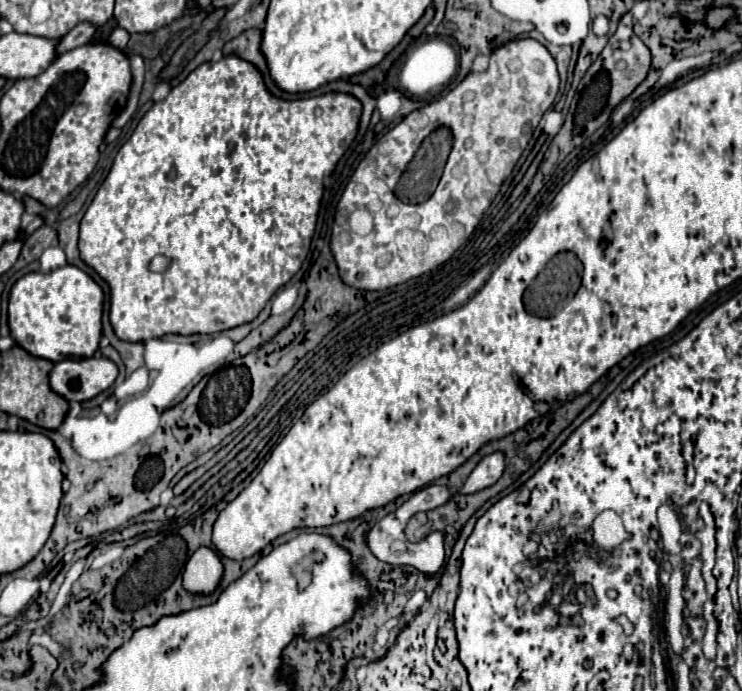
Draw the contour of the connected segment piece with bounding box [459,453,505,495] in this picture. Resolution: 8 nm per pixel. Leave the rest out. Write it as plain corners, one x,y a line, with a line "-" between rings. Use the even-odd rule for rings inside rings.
491,453
487,457
483,457
479,461
479,465
473,469
473,473
467,477
467,481
459,493
469,495
469,493
475,493
475,491
481,491
481,489
493,485
501,477
503,469
505,469
503,453

